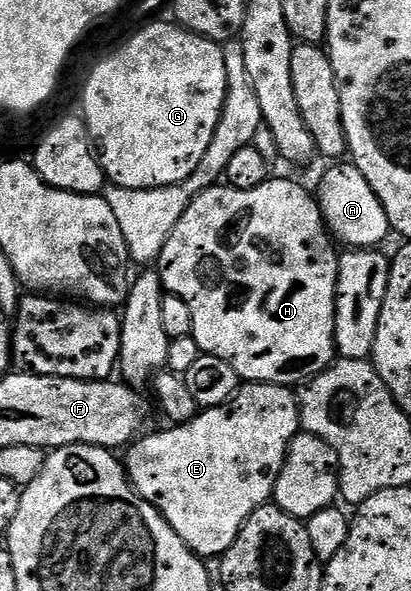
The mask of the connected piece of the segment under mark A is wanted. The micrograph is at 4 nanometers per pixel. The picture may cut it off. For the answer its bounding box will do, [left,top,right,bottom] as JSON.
[316,163,390,249]

